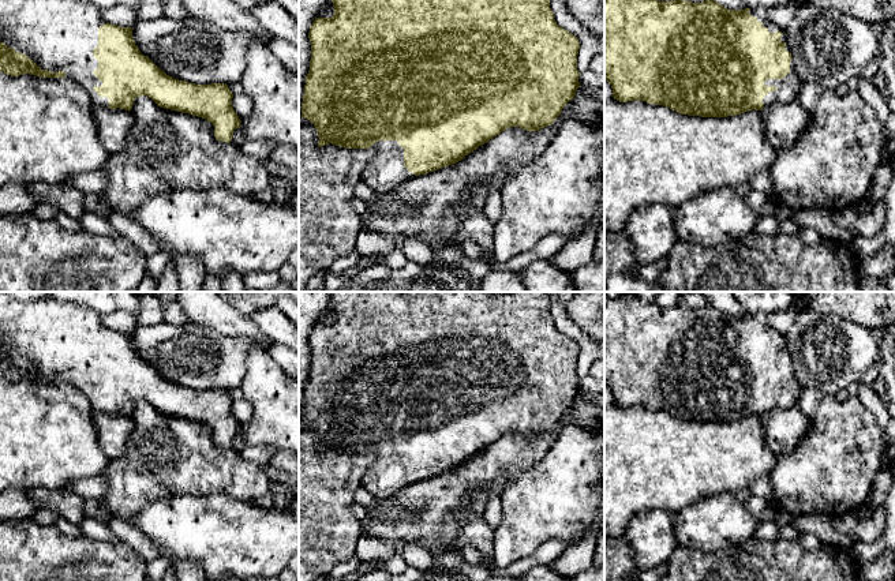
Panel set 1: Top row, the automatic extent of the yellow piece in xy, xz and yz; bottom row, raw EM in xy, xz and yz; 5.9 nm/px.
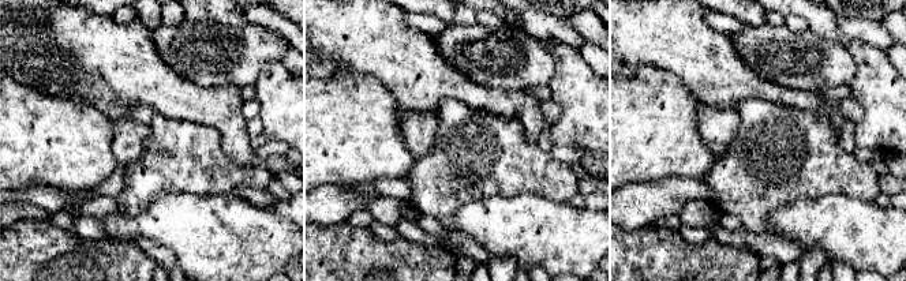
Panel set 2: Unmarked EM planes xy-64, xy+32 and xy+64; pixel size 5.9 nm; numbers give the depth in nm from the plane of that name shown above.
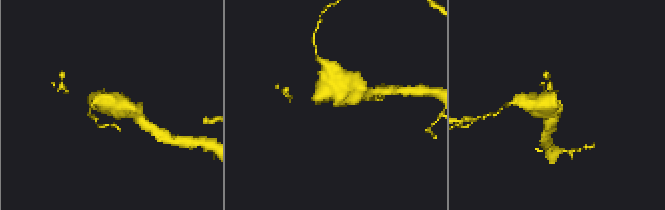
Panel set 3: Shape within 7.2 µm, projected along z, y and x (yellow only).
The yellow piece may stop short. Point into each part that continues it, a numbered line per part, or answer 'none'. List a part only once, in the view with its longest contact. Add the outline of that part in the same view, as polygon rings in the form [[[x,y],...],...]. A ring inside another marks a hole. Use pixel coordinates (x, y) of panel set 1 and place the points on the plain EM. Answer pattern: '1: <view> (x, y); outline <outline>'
1: xy (57, 338); outline [[[0,292],[0,348],[25,359],[41,375],[64,376],[65,383],[82,391],[94,412],[108,413],[109,405],[100,402],[93,393],[102,387],[93,379],[98,366],[93,355],[98,352],[98,333],[105,330],[102,314],[82,306],[46,296],[37,301],[20,301],[7,292]]]

